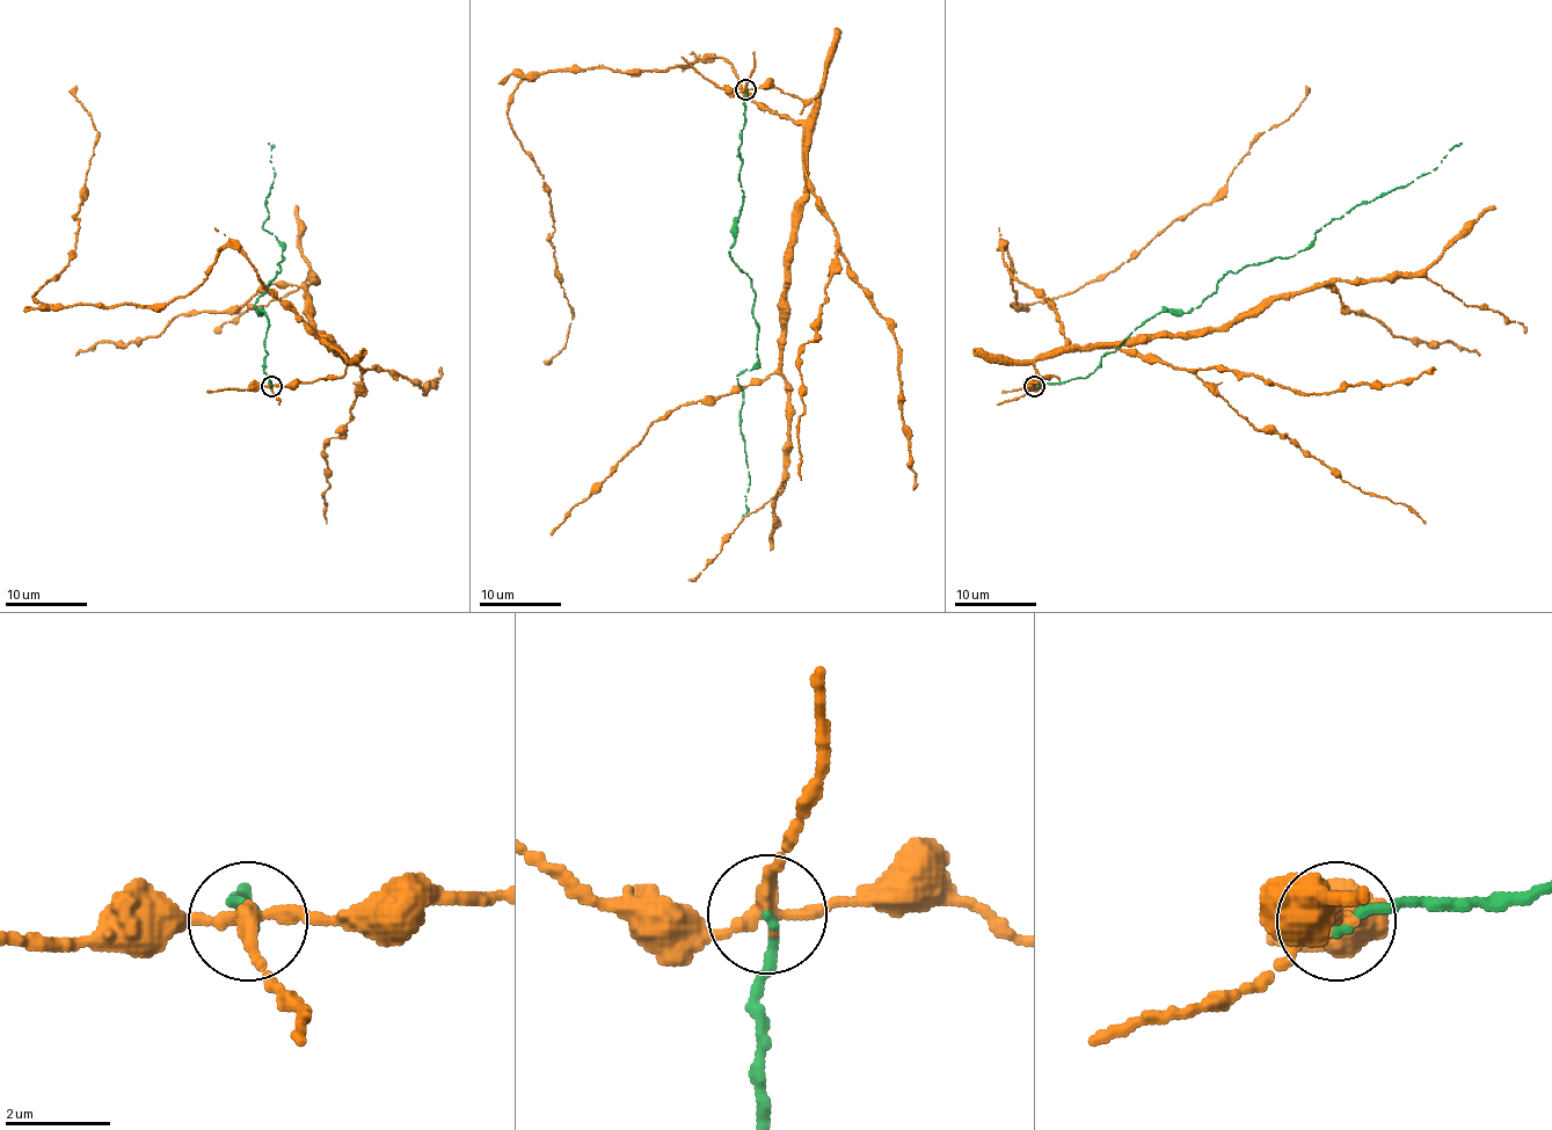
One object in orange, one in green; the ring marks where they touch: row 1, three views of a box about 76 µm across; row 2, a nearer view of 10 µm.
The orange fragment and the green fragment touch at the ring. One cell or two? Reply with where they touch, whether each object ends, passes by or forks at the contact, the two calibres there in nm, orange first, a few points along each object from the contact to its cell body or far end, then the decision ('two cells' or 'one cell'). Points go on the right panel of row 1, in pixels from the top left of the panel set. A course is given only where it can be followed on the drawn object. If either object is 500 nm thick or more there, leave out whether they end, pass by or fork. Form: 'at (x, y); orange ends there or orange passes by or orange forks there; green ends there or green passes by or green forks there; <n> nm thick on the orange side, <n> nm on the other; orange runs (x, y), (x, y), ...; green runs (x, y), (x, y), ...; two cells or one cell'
at (1034, 386); orange forks there; green ends there; 280 nm thick on the orange side, 140 nm on the other; orange runs (1034, 386), (1044, 378), (1034, 362), (1066, 337), (1002, 248), (1013, 307), (1075, 292), (1210, 203), (1308, 86); green runs (1034, 386), (1090, 377), (1155, 315), (1189, 313), (1228, 272), (1289, 257), (1320, 227), (1430, 172), (1462, 144); two cells

